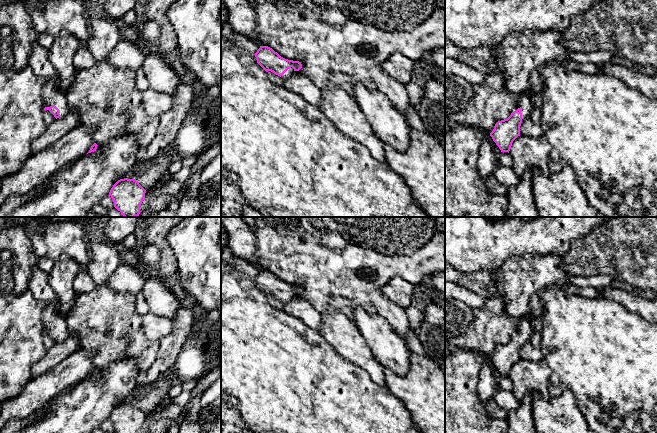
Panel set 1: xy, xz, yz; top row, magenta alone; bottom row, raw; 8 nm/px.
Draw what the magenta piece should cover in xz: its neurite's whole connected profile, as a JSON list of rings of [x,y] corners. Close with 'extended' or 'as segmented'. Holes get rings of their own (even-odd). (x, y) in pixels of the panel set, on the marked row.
[[[260,46],[254,55],[257,63],[266,72],[271,71],[283,80],[302,68],[301,62],[285,59],[268,46]]] | extended

